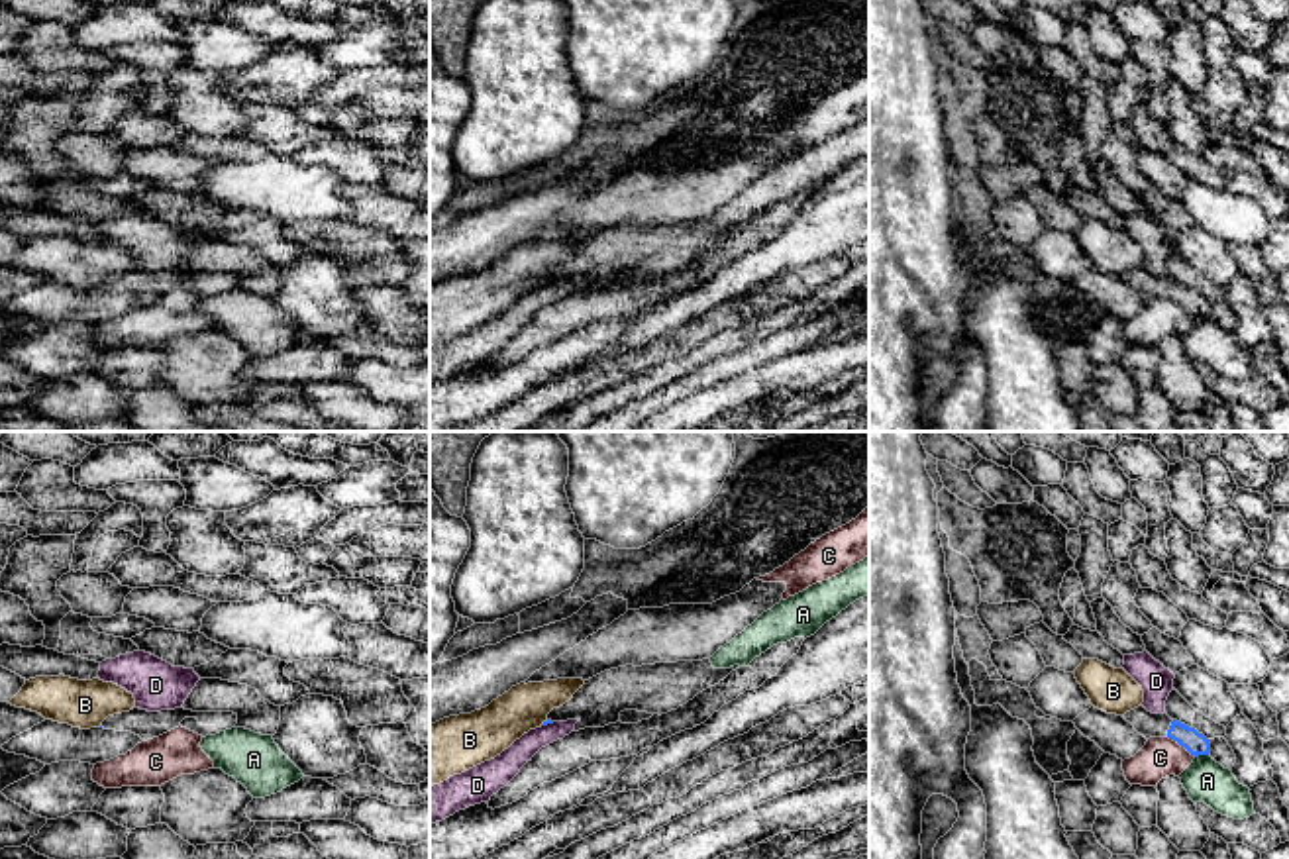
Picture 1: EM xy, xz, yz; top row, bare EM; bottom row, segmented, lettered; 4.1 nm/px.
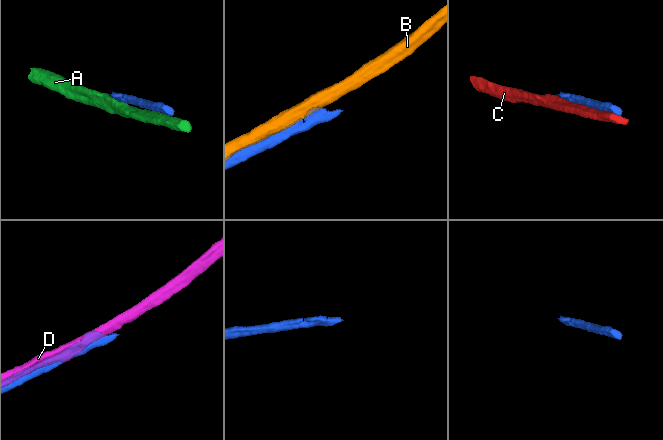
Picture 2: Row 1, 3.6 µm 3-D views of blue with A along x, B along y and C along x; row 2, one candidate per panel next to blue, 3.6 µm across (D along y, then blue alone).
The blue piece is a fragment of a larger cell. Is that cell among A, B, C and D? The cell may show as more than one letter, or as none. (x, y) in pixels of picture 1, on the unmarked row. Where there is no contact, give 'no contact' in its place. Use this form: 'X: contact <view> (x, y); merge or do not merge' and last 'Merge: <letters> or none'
A: contact yz (1201, 314); do not merge
B: contact xz (544, 283); do not merge
C: contact yz (1182, 306); do not merge
D: contact xz (548, 283); do not merge
Merge: none

